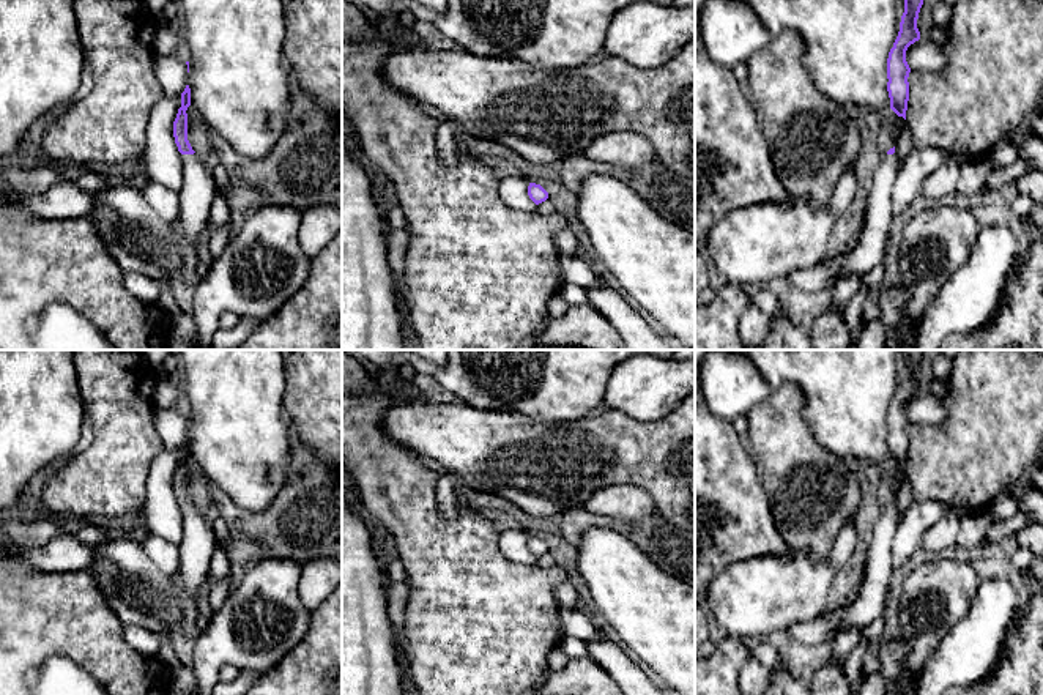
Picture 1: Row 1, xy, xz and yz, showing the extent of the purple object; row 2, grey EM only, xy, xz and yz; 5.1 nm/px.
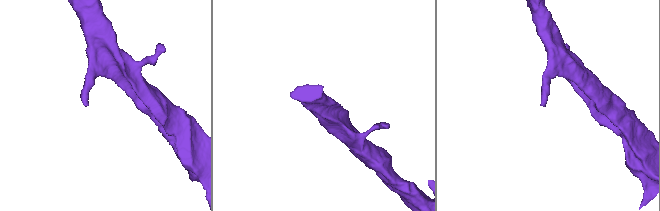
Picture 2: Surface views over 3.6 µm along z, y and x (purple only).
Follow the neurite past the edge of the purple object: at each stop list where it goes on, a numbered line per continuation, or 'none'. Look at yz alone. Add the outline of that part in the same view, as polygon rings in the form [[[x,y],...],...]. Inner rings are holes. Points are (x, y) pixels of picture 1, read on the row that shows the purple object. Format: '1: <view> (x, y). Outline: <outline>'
1: yz (867, 256). Outline: [[[882,154],[873,175],[859,244],[846,258],[841,276],[863,276],[881,265],[887,244],[889,227],[893,217],[892,192],[896,173],[896,154]]]

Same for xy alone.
1: xy (197, 194). Outline: [[[183,154],[183,188],[180,191],[180,216],[176,229],[183,244],[199,249],[200,235],[210,219],[211,205],[216,199],[216,183],[203,167],[202,159],[194,154]]]

